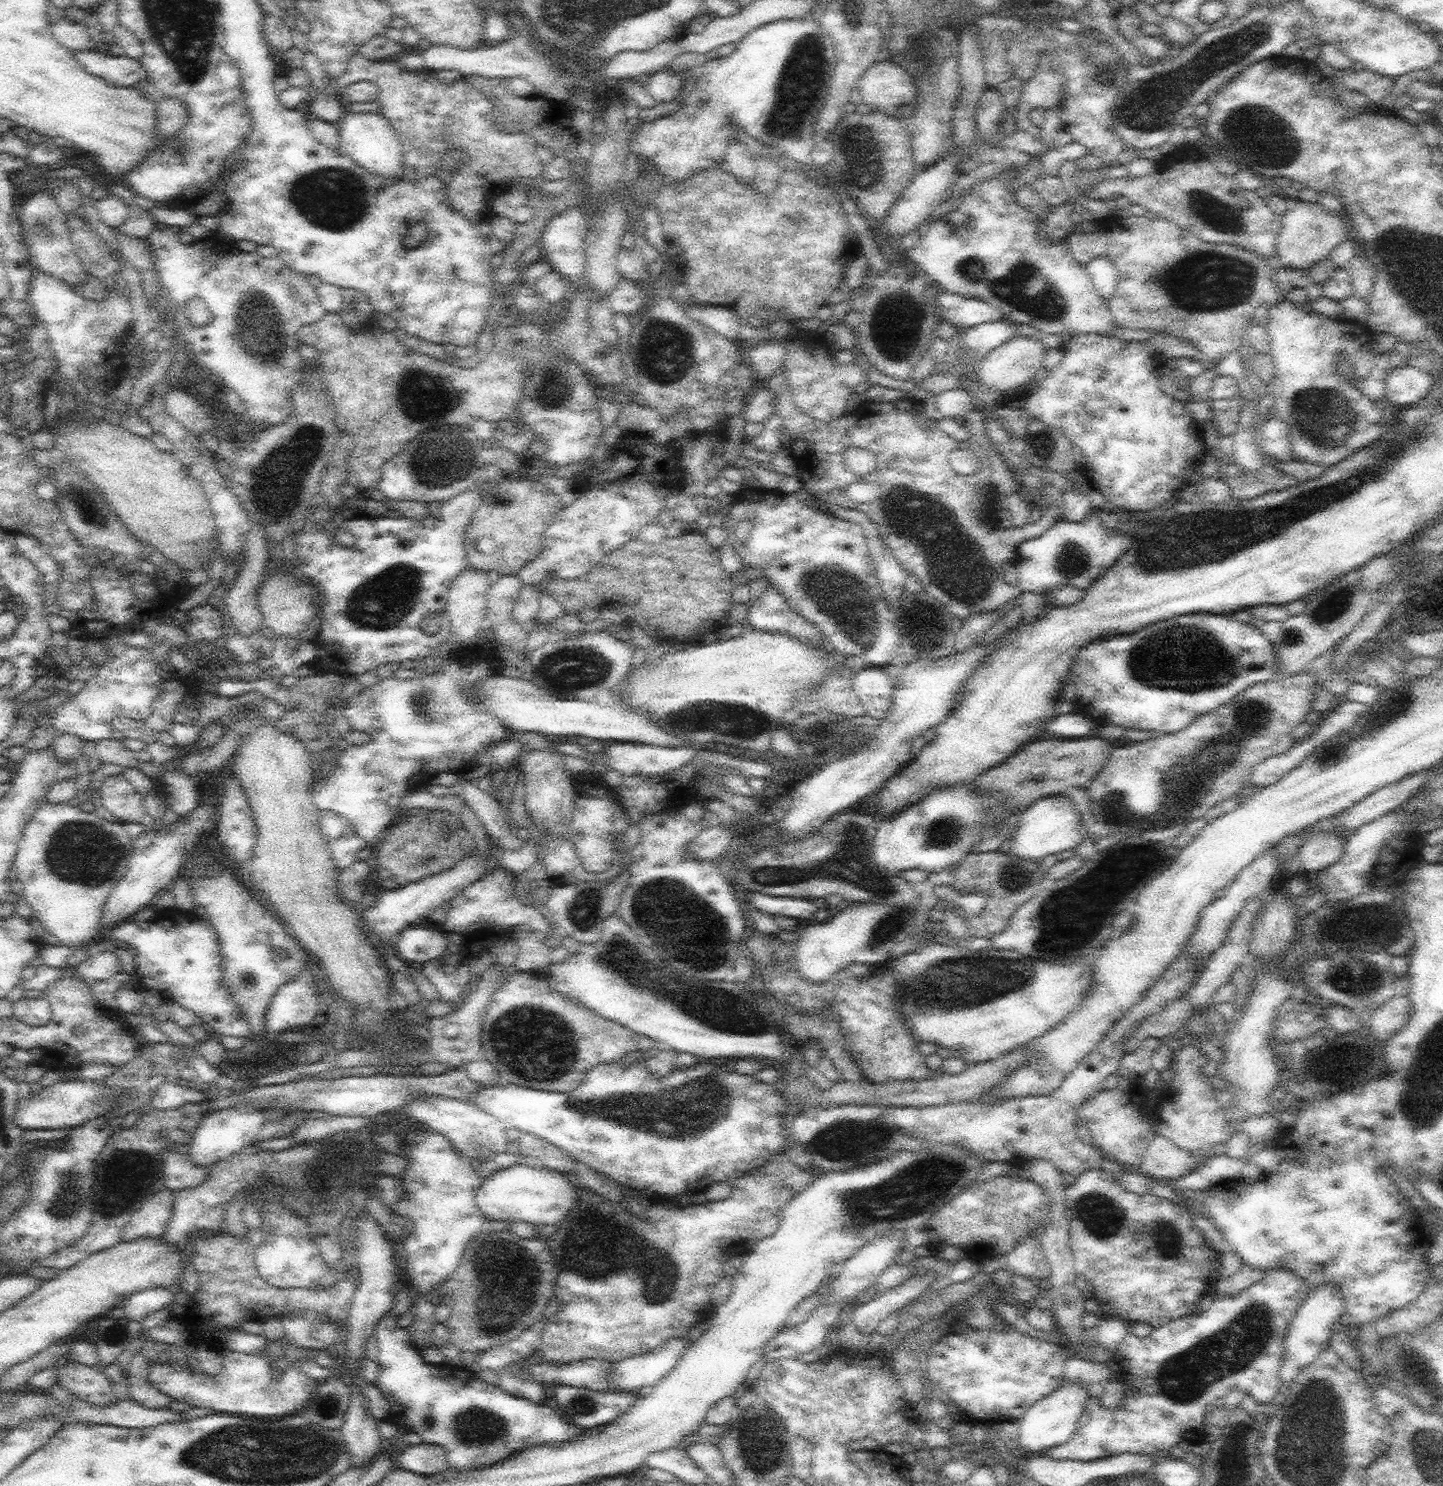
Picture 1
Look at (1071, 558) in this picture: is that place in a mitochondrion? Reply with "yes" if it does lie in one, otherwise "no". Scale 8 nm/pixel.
yes

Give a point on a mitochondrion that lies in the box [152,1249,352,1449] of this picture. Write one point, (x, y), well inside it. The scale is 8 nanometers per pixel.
(328, 1407)

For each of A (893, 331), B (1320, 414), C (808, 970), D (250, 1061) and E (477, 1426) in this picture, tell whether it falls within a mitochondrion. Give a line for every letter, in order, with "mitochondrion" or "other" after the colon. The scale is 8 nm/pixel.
A: mitochondrion
B: mitochondrion
C: other
D: mitochondrion
E: mitochondrion

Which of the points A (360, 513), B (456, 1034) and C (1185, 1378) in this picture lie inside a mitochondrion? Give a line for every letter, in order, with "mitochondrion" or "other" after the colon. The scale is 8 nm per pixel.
A: other
B: other
C: mitochondrion

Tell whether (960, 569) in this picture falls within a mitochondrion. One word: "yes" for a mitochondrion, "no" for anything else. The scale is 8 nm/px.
yes

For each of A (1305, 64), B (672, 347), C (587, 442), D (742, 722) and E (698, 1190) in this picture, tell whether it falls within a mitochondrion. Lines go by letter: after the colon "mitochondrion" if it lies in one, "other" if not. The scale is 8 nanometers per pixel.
A: other
B: mitochondrion
C: other
D: mitochondrion
E: other

